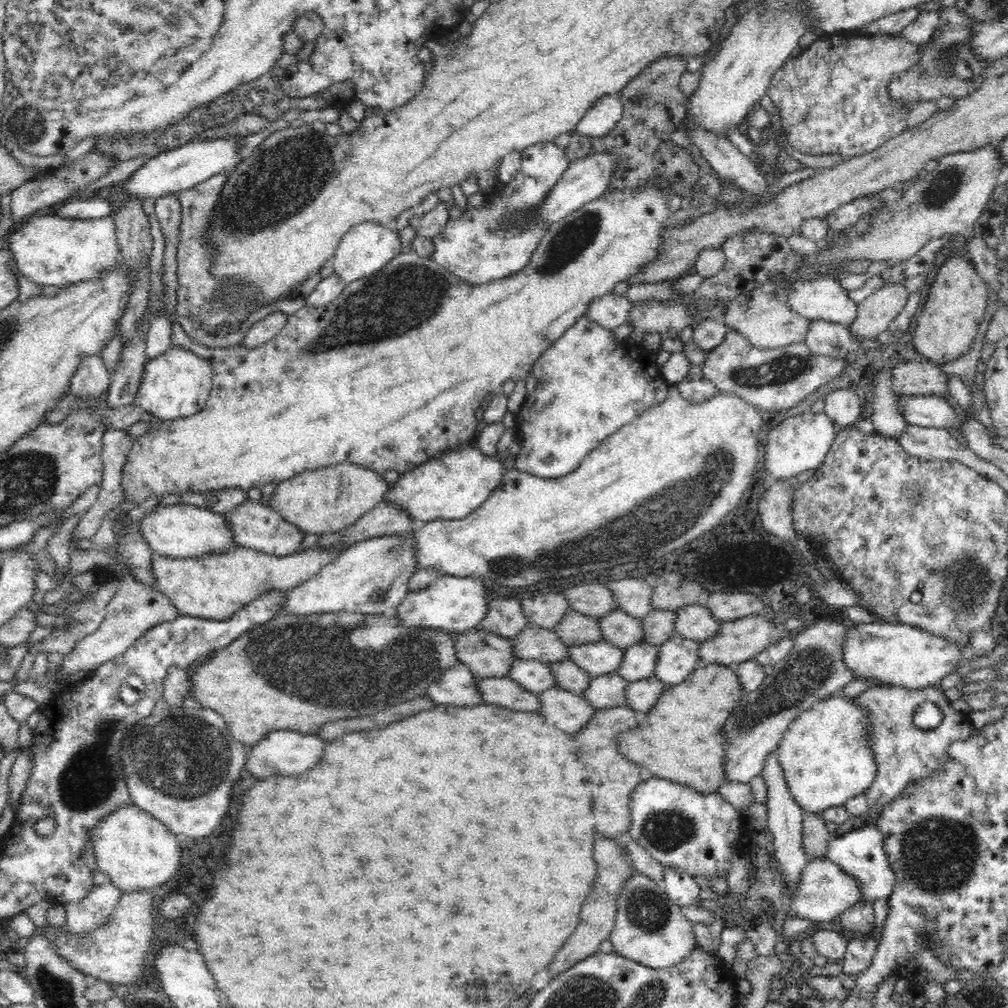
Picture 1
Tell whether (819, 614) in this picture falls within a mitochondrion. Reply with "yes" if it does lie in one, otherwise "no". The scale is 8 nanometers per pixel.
no

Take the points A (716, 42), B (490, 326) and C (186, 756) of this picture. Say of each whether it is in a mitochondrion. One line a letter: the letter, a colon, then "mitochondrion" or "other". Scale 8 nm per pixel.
A: other
B: other
C: mitochondrion

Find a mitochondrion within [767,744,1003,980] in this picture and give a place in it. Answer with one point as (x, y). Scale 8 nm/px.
(939, 855)

